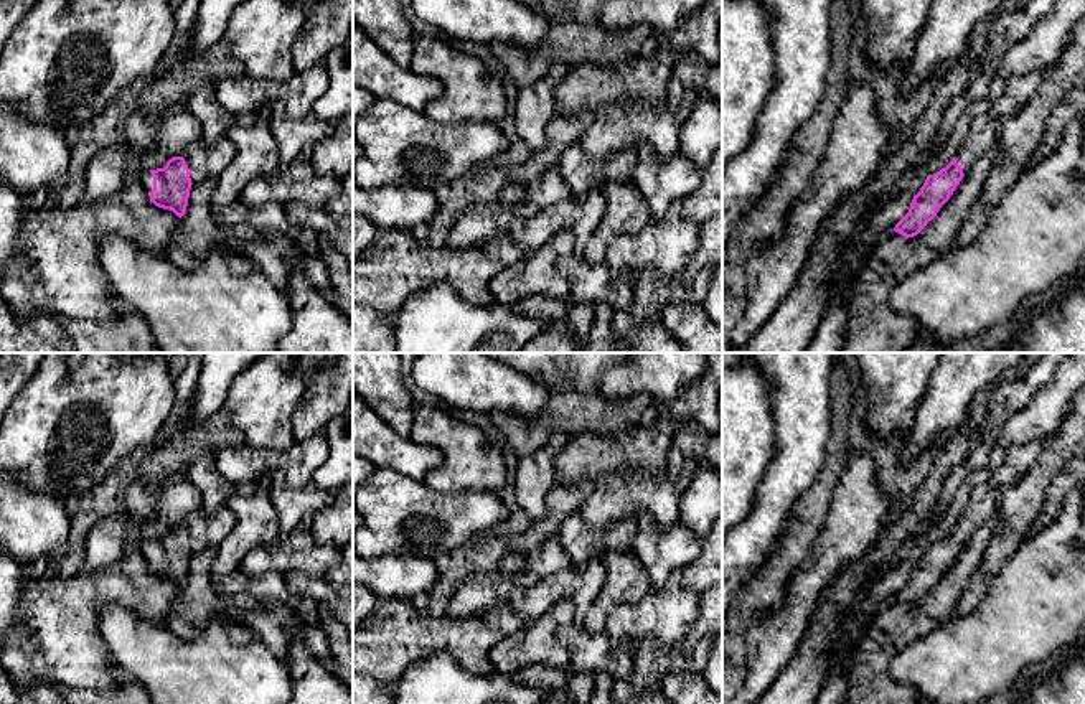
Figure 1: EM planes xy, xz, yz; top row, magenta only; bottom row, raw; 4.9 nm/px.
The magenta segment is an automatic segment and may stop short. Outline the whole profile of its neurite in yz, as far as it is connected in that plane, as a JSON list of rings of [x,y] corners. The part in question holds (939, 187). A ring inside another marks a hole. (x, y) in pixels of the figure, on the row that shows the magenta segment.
[[[1050,68],[1006,77],[1001,101],[971,120],[953,160],[940,171],[927,176],[920,191],[914,196],[909,213],[895,224],[895,232],[914,237],[937,216],[978,158],[996,145],[1003,120],[1032,99]]]

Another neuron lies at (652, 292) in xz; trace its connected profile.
[[[707,265],[699,270],[689,285],[683,285],[679,279],[666,279],[653,269],[641,272],[633,282],[633,297],[628,308],[613,310],[613,325],[617,330],[640,326],[648,318],[661,315],[661,312],[674,300],[688,303],[704,303],[714,267]]]

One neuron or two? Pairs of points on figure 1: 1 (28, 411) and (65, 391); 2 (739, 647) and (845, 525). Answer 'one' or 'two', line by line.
1: one
2: two

